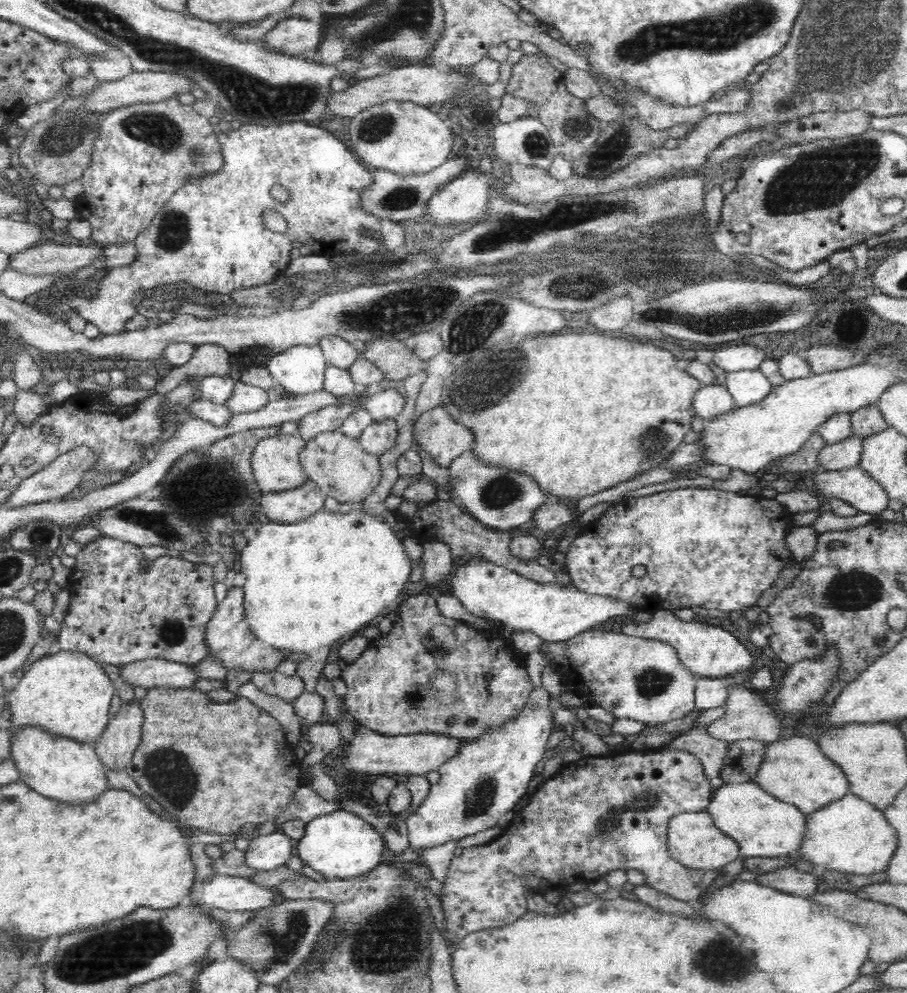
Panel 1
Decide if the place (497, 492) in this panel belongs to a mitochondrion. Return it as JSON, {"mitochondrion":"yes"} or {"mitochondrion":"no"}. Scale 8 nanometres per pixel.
{"mitochondrion":"yes"}

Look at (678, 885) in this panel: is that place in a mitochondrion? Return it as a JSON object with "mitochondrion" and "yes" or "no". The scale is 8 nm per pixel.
{"mitochondrion":"no"}

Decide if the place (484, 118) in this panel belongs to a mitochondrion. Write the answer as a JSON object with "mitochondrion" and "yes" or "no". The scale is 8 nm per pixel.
{"mitochondrion":"no"}

